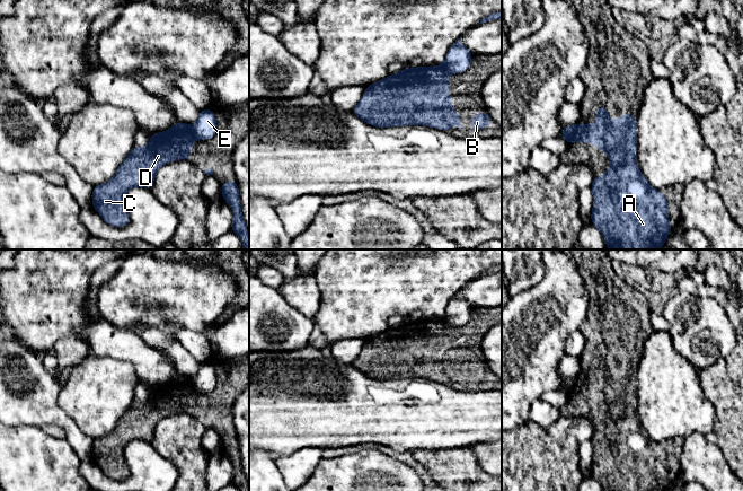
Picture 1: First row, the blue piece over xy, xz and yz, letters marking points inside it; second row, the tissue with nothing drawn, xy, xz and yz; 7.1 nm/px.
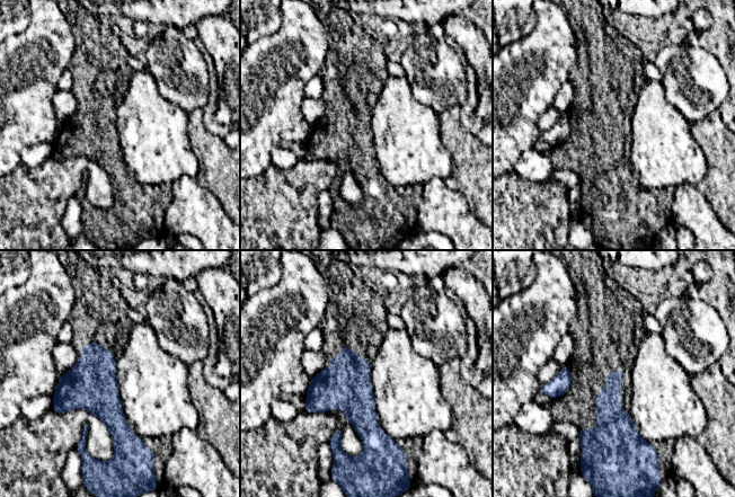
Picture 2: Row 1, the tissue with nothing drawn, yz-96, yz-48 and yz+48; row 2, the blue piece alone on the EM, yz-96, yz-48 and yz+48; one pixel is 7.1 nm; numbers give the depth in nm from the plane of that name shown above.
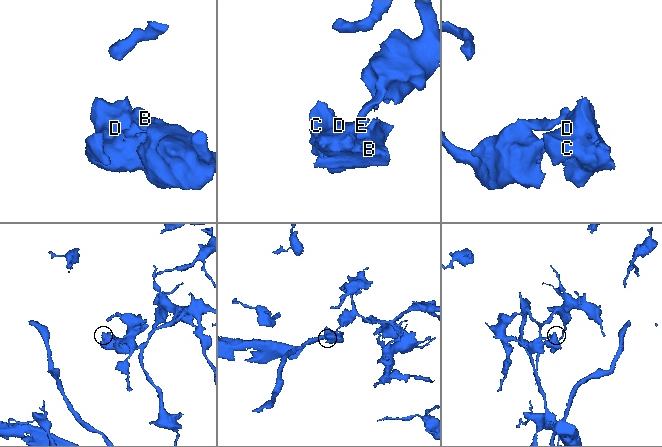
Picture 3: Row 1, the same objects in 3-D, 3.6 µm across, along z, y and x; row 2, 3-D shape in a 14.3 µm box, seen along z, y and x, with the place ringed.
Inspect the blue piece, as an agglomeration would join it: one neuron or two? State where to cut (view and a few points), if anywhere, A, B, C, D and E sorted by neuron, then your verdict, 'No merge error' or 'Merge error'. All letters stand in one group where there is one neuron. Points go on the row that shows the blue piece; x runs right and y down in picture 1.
Split along yz (576, 125), (575, 133), (568, 141). Groups: A B C D / E. Merge error

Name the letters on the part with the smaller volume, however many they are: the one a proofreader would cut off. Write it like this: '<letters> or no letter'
A, B, C, D

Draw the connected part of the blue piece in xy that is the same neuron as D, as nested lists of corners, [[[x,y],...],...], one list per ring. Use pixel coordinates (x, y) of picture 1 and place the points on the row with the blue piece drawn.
[[[178,122],[165,132],[151,134],[147,147],[134,144],[114,177],[94,186],[92,208],[110,226],[127,226],[130,219],[124,205],[125,193],[135,186],[151,188],[156,173],[165,164],[189,160],[194,140],[192,126]]]

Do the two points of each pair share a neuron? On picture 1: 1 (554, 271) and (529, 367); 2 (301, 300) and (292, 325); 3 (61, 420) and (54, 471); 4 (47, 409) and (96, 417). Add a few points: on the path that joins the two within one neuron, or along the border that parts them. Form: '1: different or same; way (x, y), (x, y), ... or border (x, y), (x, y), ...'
1: same; way (547, 295), (547, 312), (539, 319), (538, 343)
2: different; border (279, 291), (292, 306), (311, 319)
3: different; border (65, 438), (80, 459)
4: different; border (60, 387), (58, 404), (81, 432)

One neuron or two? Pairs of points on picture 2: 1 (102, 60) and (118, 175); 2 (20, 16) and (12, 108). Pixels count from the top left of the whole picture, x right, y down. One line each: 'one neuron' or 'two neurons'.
1: one neuron
2: two neurons

